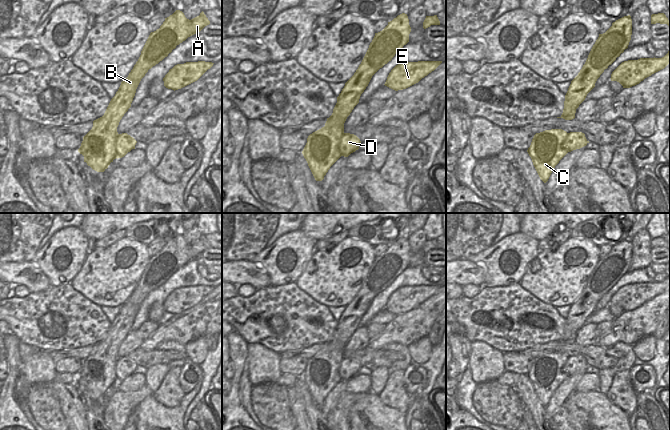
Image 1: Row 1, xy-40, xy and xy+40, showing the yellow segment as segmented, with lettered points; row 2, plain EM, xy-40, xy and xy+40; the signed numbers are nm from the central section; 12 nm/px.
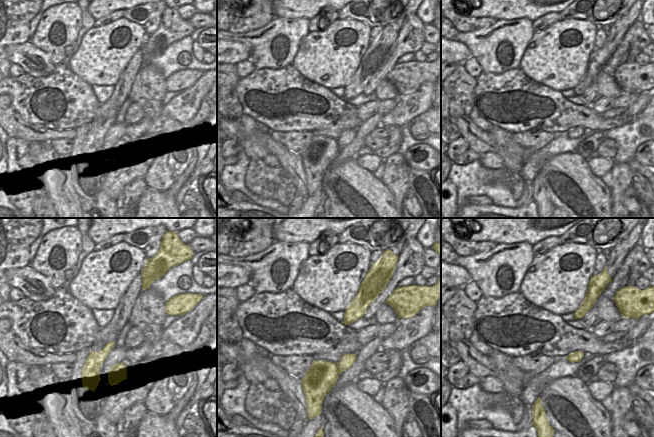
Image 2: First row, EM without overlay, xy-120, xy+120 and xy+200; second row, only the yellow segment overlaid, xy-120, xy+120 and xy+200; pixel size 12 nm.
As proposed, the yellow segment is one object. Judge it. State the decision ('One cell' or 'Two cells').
Two cells

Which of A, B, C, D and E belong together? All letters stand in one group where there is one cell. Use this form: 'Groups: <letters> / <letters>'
Groups: A B C E / D

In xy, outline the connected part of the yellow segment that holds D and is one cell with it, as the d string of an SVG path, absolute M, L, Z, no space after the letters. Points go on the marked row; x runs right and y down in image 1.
M344 133L340 141L341 155L348 157L351 153L359 149L360 144L361 141L356 135Z

